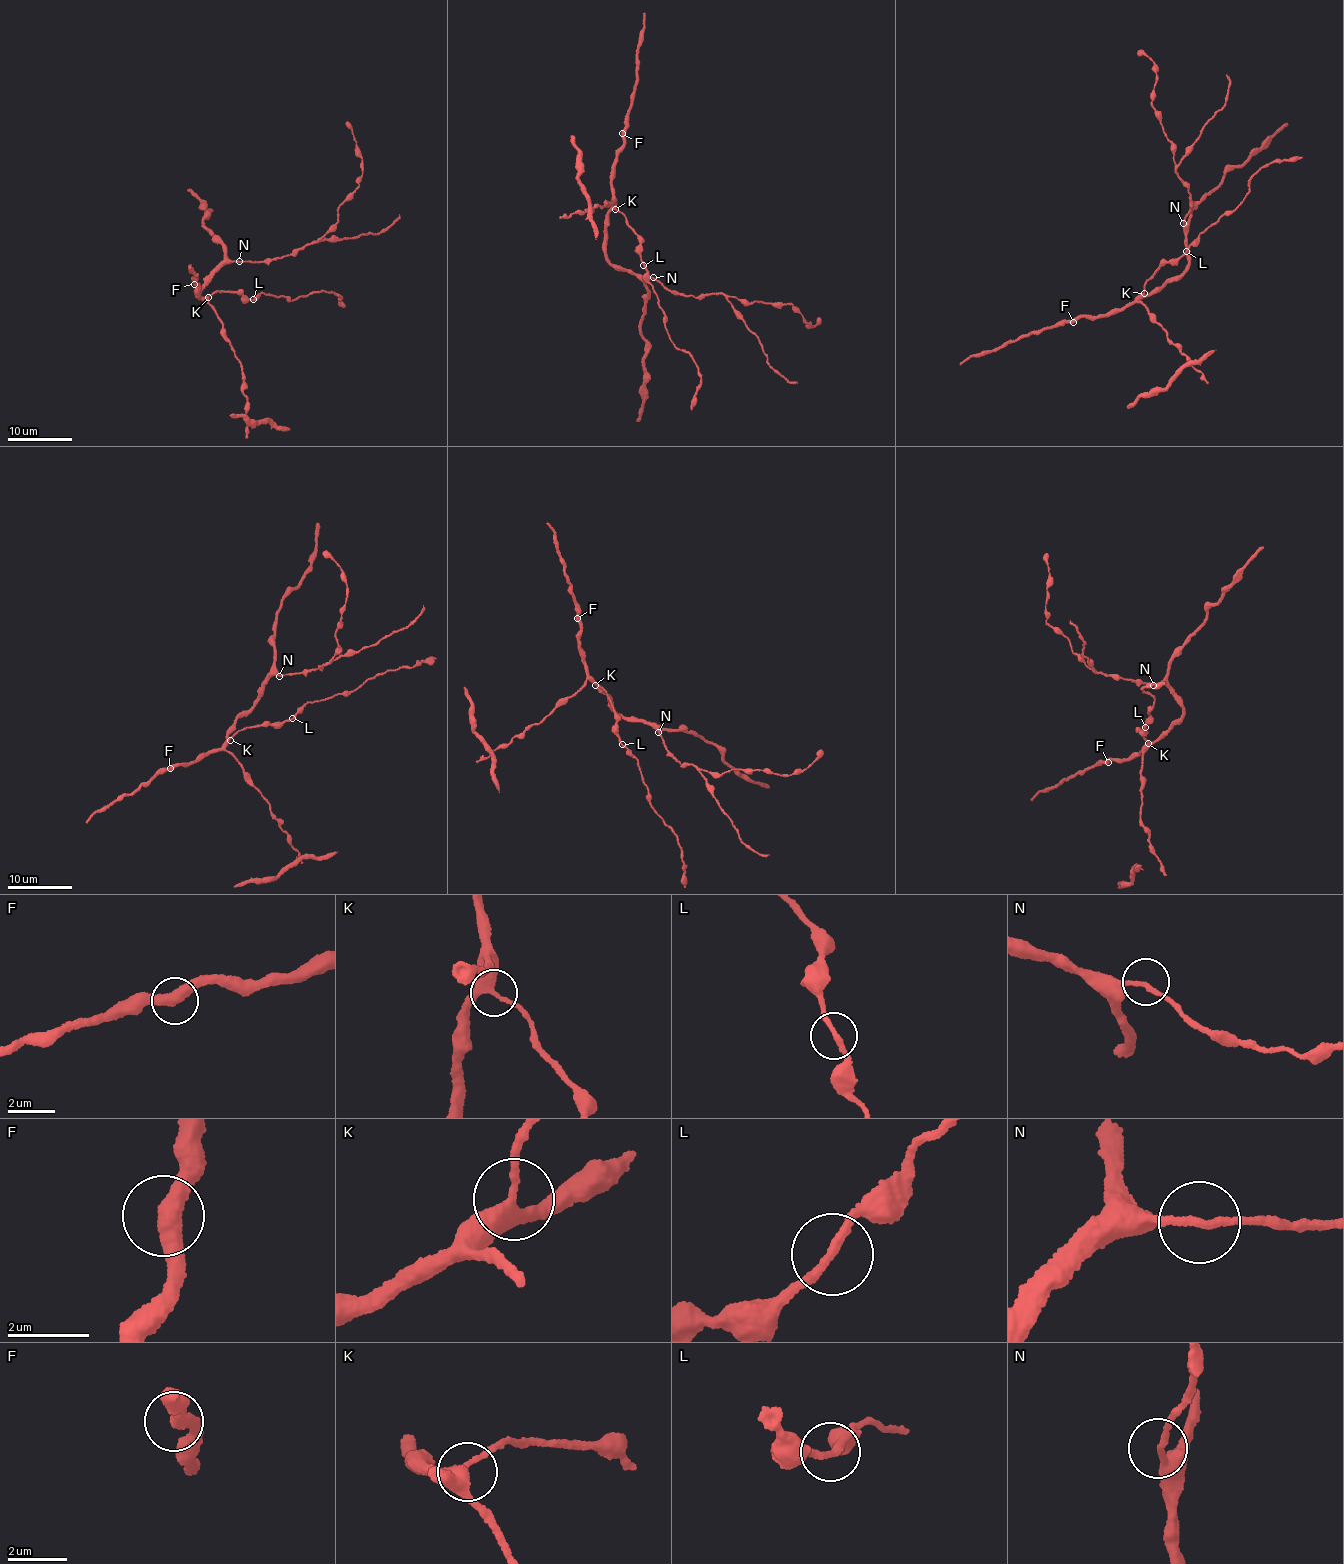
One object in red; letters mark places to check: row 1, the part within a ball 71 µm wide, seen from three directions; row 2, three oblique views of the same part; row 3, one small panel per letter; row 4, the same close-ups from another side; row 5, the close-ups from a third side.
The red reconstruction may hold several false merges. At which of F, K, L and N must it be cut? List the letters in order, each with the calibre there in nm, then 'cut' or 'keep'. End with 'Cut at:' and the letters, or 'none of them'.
F: 440 nm thick; keep
K: 320 nm thick; keep
L: 200 nm thick; keep
N: 180 nm thick; keep
Cut at: none of them

